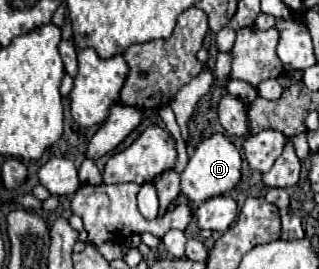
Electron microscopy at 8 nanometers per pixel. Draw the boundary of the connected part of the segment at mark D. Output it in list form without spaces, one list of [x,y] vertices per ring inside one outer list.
[[[214,133],[210,137],[206,137],[204,141],[200,141],[192,153],[192,157],[188,159],[186,169],[180,173],[180,185],[182,185],[182,193],[192,201],[192,203],[202,203],[210,197],[216,195],[224,195],[228,191],[232,191],[238,181],[240,181],[240,167],[242,167],[242,157],[238,147],[224,137],[222,133]]]

